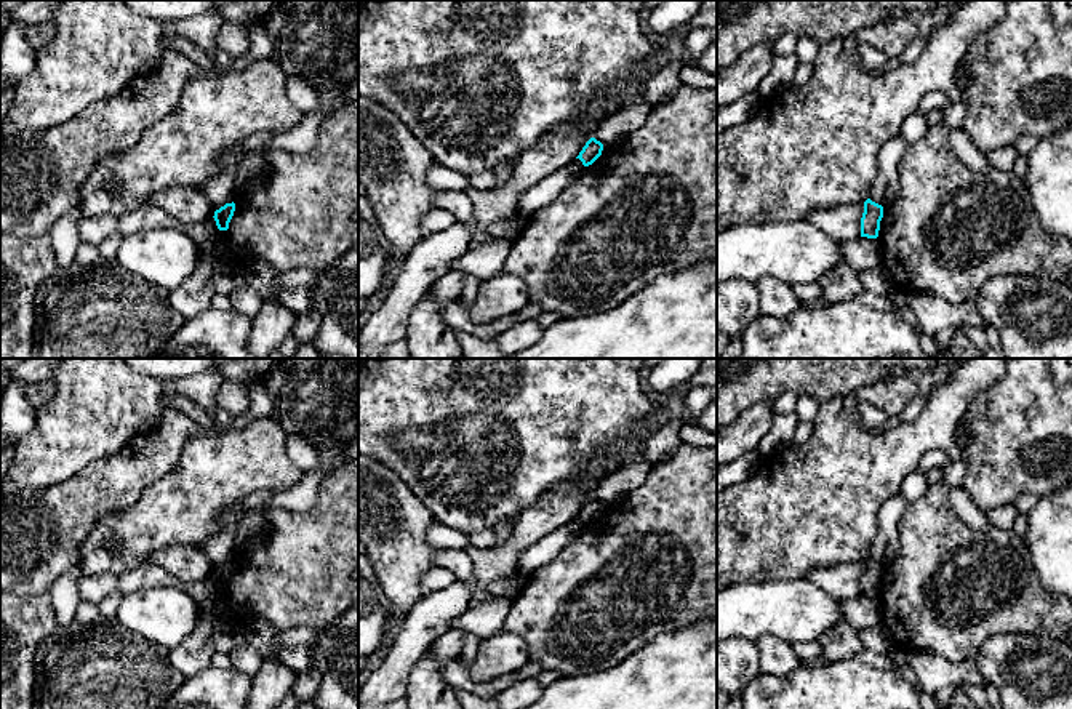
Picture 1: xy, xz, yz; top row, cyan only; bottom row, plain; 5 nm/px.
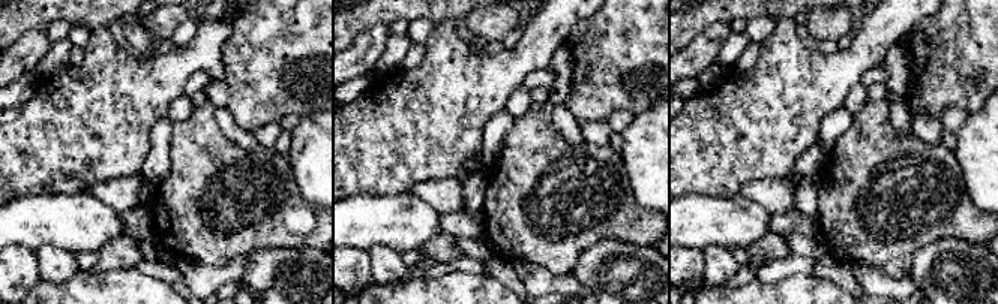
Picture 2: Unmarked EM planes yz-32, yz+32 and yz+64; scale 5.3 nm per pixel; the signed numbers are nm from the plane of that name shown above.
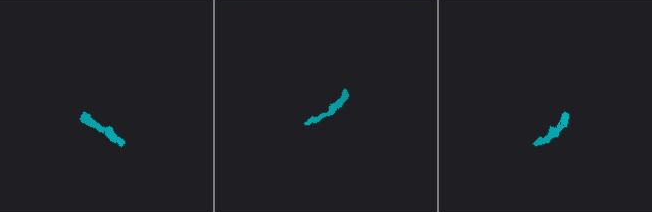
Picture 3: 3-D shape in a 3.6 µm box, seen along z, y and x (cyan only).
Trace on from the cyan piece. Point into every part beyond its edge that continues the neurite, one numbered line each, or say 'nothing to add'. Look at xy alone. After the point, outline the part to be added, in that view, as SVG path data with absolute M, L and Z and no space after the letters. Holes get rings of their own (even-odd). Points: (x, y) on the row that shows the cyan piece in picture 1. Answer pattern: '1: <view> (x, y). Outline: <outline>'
nothing to add

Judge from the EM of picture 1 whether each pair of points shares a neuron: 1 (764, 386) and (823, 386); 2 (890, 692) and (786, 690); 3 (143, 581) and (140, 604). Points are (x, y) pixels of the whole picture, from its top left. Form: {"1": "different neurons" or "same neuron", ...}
{"1": "same neuron", "2": "same neuron", "3": "different neurons"}

